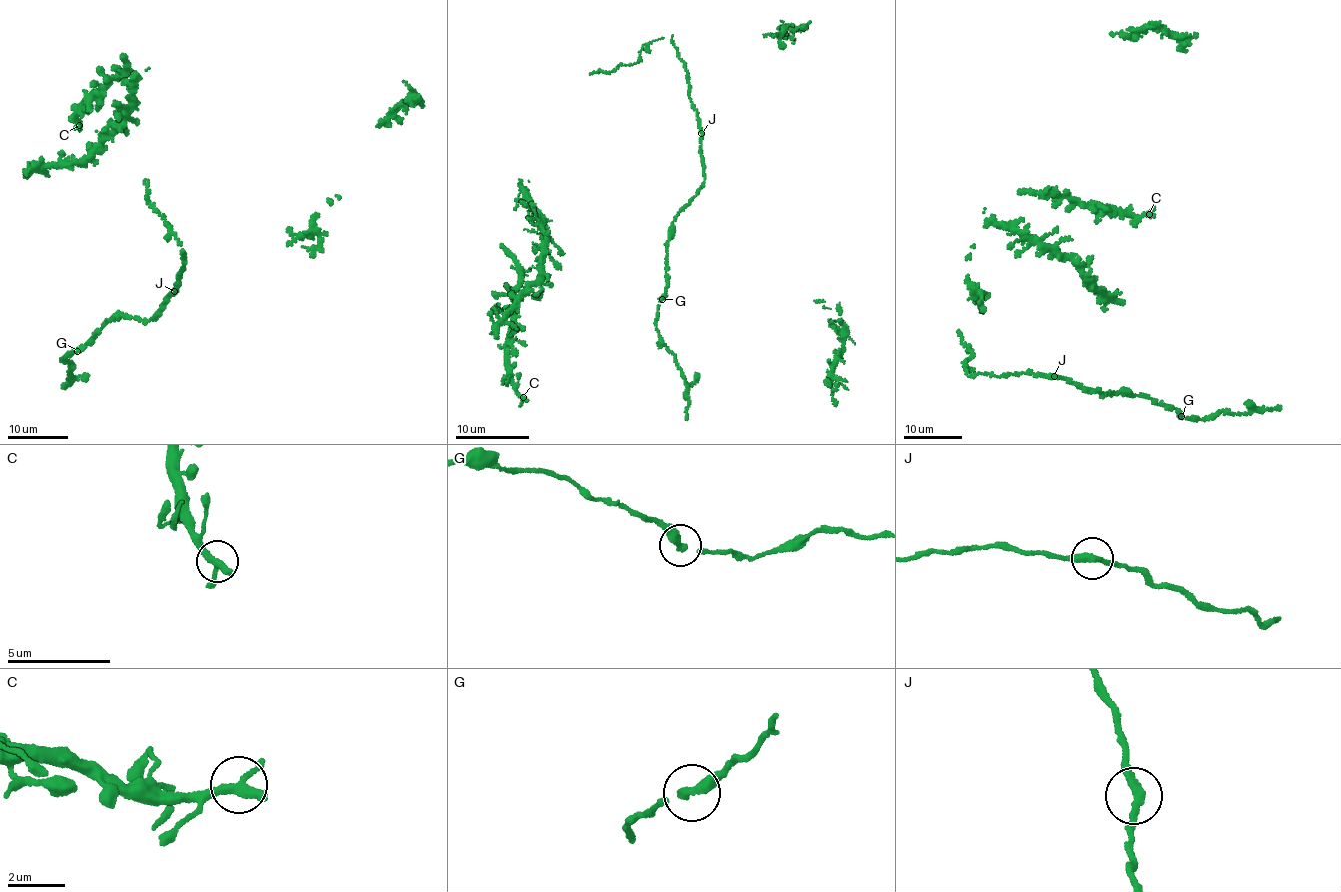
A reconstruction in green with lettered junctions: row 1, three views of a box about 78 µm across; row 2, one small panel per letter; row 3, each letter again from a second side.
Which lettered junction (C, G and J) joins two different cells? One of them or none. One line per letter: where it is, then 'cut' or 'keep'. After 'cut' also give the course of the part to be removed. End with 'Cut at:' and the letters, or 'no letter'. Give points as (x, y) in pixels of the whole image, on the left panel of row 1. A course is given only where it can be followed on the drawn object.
C: place (79, 125); keep
G: place (77, 351); keep
J: place (174, 291); keep
Cut at: no letter

